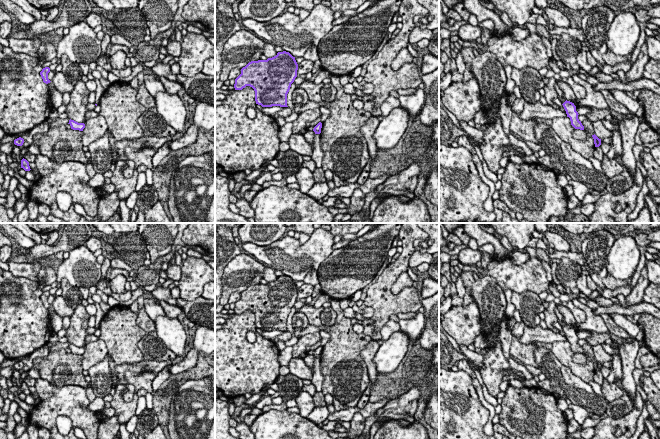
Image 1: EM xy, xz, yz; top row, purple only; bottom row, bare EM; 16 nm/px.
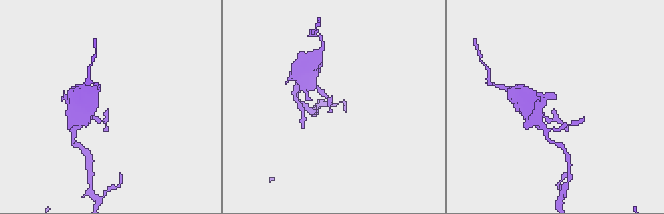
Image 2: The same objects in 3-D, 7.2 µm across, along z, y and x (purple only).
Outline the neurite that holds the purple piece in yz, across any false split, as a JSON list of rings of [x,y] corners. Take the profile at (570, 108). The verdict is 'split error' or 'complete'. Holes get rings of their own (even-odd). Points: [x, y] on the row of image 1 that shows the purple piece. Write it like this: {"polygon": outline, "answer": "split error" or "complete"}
{"polygon": [[[566,100],[562,105],[566,111],[567,117],[570,118],[571,125],[575,129],[584,130],[584,126],[582,125],[581,121],[578,119],[579,114],[576,111],[576,106],[574,105],[574,103]]], "answer": "complete"}

